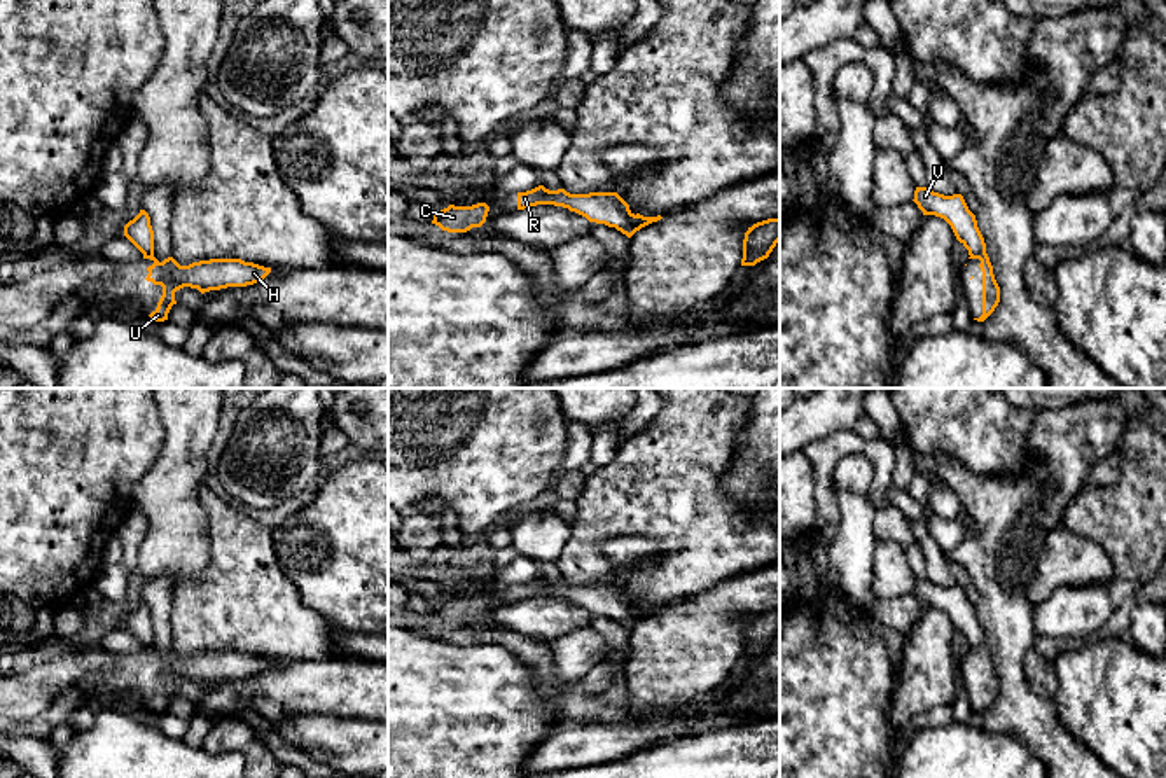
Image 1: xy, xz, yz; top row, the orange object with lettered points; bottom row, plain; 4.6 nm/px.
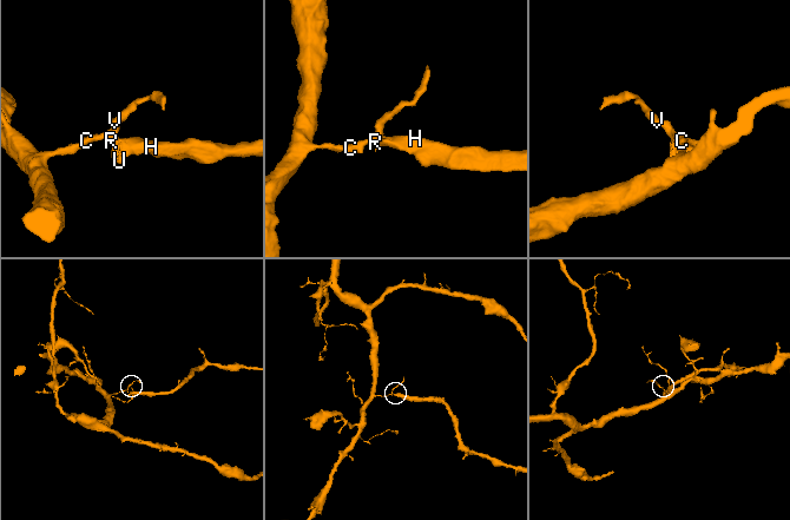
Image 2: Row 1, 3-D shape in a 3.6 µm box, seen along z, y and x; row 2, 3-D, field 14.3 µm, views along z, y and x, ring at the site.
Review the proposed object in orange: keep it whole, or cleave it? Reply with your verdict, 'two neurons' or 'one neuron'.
two neurons

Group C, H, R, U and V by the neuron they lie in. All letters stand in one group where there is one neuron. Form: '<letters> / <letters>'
C V / H R U

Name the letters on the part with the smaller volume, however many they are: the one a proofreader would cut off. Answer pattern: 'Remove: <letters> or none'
Remove: H, R, U

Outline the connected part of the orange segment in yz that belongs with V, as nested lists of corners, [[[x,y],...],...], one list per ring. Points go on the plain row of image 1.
[[[916,579],[914,591],[923,607],[944,610],[968,647],[986,643],[984,629],[977,619],[975,607],[968,601],[961,586],[944,587],[928,579]]]

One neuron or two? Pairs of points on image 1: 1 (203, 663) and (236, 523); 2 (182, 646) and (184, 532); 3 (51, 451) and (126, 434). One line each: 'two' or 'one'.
1: two
2: two
3: one

